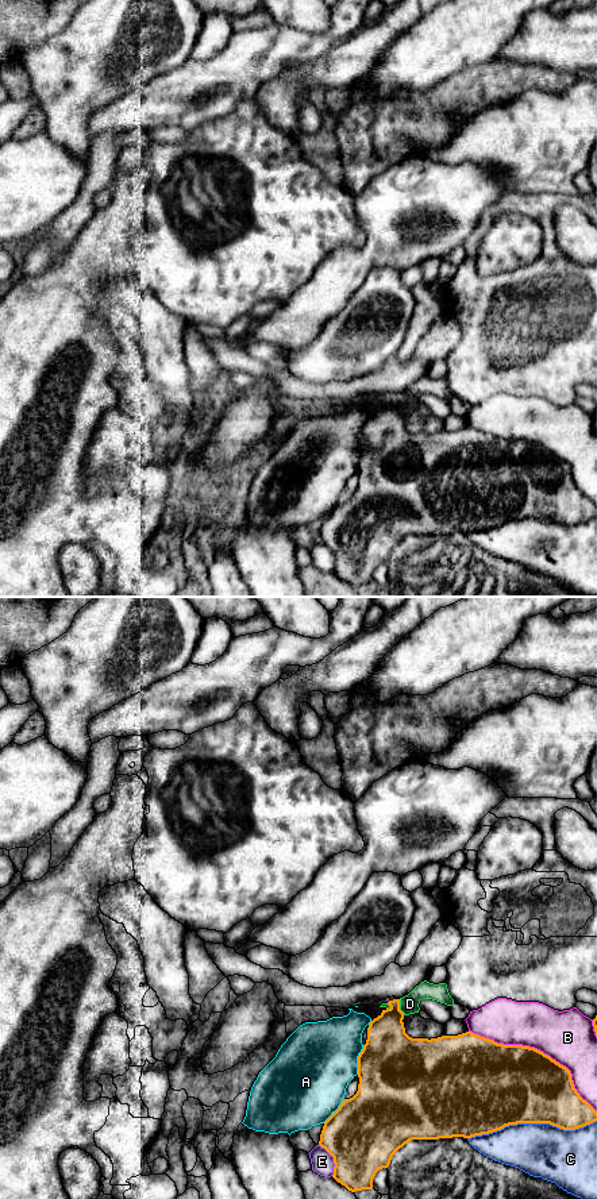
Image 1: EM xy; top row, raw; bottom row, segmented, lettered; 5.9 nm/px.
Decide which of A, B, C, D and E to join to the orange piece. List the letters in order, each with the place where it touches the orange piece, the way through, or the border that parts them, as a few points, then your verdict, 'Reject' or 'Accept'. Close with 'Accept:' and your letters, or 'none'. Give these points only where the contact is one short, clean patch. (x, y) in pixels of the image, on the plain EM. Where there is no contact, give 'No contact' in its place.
A: Touches orange at xy (358, 455). Reject
B: Touches orange at xy (539, 446). Reject
C: Touches orange at xy (531, 517). Reject
D: Touches orange at xy (399, 403). Accept
E: Touches orange at xy (334, 555). Reject
Accept: D

